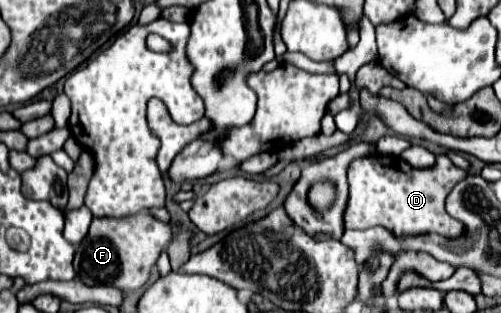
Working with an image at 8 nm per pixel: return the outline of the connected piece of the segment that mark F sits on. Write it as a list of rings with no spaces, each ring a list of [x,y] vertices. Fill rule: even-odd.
[[[147,212],[137,216],[123,216],[123,218],[93,218],[87,238],[77,246],[75,252],[75,272],[77,276],[89,284],[107,284],[119,290],[137,290],[141,288],[151,274],[151,266],[157,262],[157,256],[171,240],[171,226],[159,222]]]

